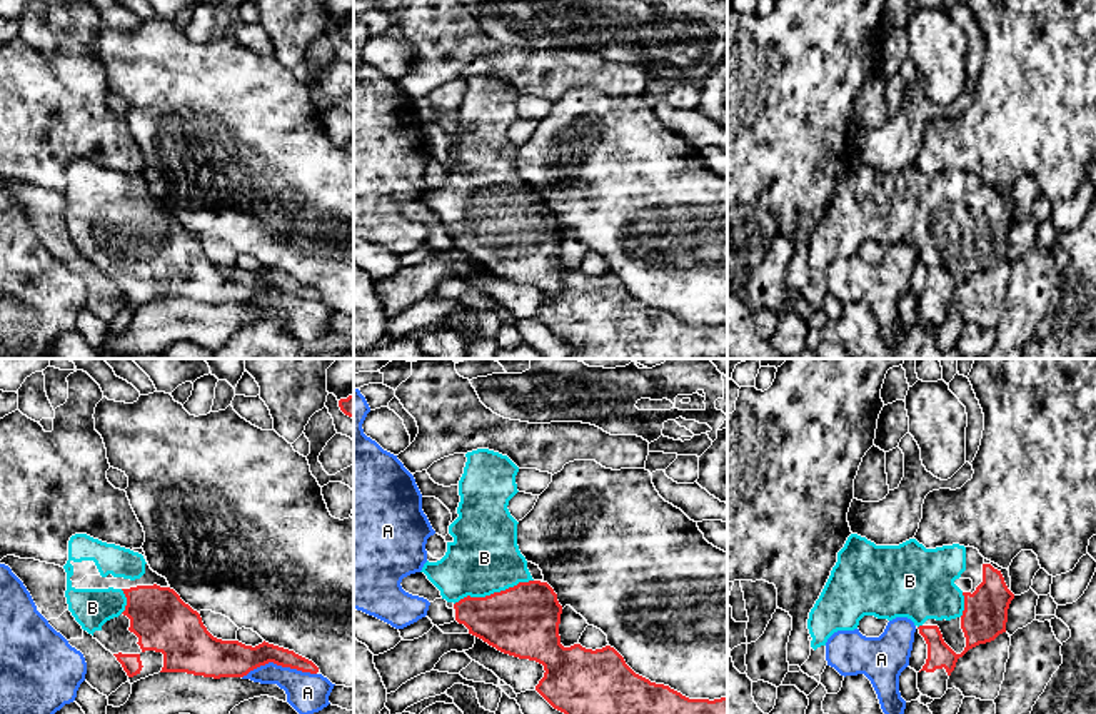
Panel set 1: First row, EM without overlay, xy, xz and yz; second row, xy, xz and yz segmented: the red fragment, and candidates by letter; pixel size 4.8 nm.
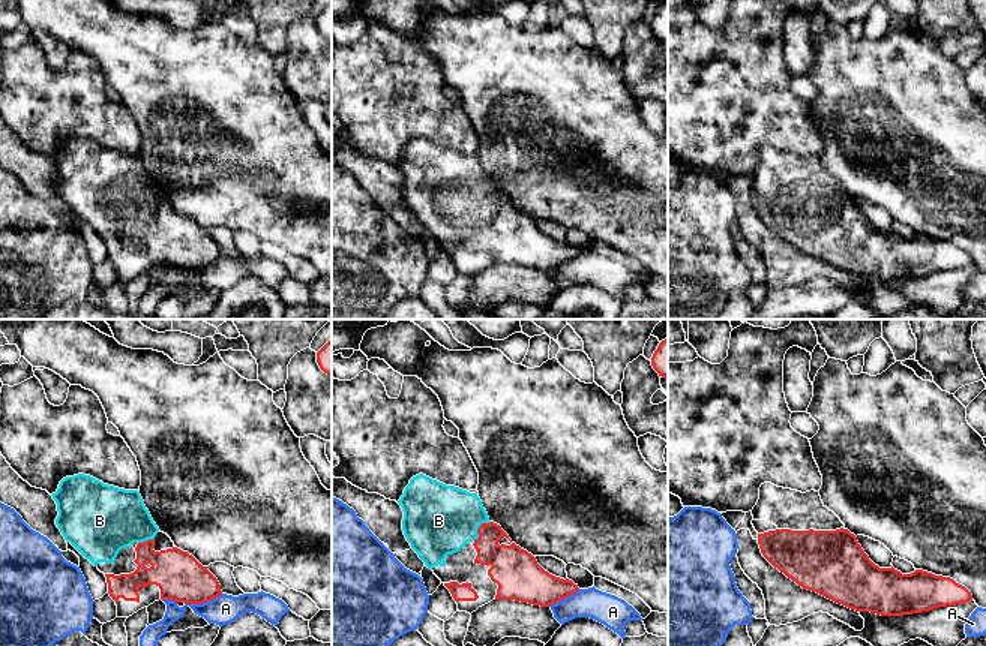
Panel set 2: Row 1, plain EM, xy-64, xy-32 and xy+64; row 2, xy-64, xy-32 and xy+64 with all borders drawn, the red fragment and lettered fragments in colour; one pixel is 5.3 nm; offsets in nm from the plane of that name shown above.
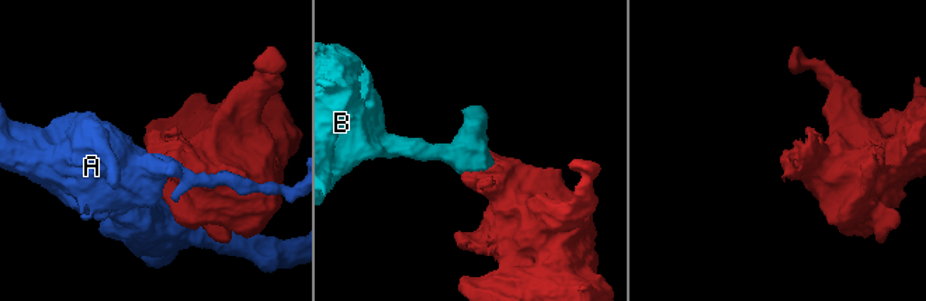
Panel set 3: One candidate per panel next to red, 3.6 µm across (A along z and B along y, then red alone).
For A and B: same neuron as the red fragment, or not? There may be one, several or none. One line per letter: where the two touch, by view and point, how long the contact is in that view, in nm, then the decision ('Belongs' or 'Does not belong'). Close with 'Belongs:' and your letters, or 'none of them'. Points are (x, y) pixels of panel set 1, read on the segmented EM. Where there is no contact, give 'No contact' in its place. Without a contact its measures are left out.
A: Touches red at xy (279, 664). Shared border 360 nm. Does not belong
B: Touches red at xz (494, 593). Shared border 400 nm. Belongs
Belongs: B

